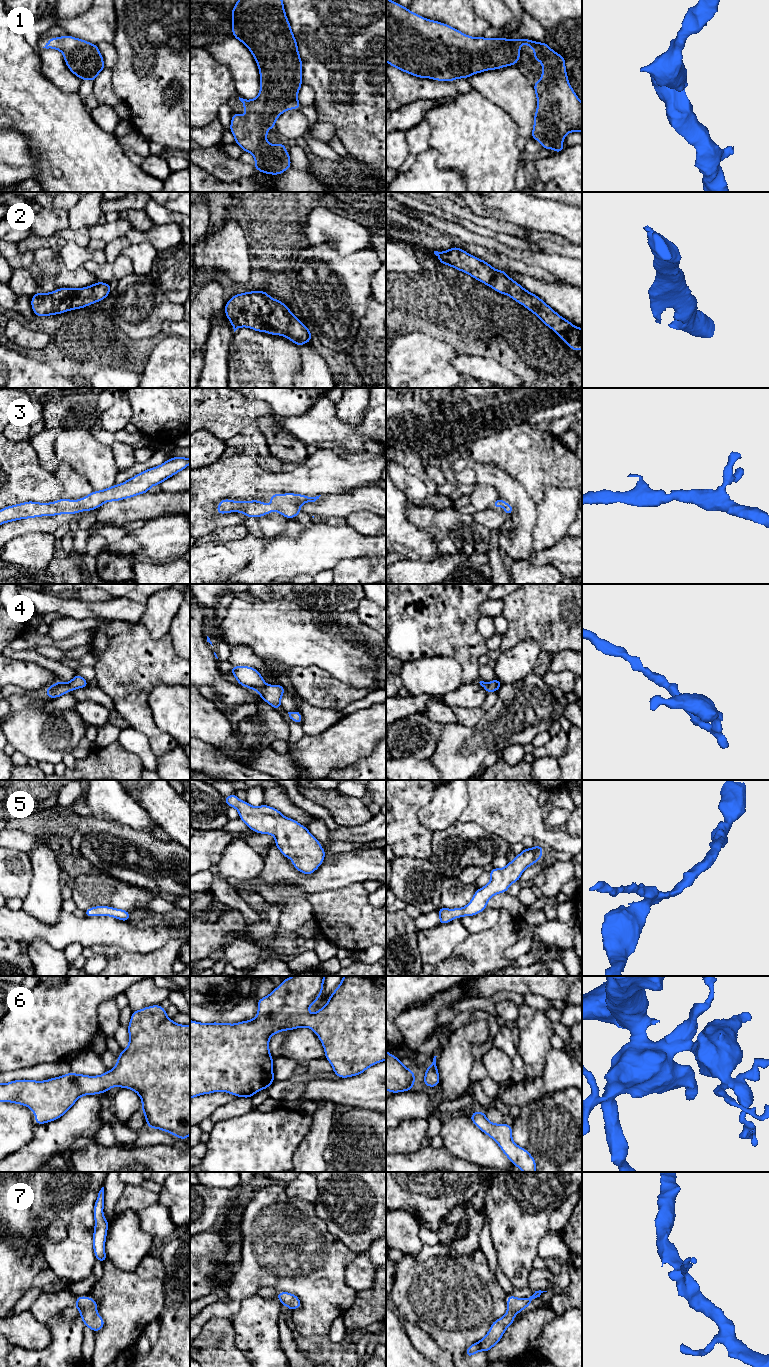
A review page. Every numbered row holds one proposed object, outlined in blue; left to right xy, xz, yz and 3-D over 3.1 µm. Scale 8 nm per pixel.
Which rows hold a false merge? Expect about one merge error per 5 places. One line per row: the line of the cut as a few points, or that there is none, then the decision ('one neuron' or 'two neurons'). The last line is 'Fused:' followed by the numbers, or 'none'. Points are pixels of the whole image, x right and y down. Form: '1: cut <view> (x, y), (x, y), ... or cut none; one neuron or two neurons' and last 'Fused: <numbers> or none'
1: cut none; one neuron
2: cut none; one neuron
3: cut none; one neuron
4: cut none; one neuron
5: cut none; one neuron
6: cut none; one neuron
7: cut none; one neuron
Fused: none

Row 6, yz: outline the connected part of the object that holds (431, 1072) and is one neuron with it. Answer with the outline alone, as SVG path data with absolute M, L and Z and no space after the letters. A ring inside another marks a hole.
M434 1056L432 1064L429 1065L425 1071L423 1080L425 1086L438 1087L438 1084L440 1082L438 1068L436 1065L436 1057L437 1056Z

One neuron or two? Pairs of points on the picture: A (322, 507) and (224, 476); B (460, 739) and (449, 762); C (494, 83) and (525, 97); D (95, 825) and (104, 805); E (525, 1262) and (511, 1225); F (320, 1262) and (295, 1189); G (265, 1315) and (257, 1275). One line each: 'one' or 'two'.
A: two
B: one
C: one
D: two
E: one
F: two
G: two

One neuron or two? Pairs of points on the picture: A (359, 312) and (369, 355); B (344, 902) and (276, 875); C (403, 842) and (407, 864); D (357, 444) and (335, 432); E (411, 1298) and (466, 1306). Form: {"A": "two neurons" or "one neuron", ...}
{"A": "two neurons", "B": "two neurons", "C": "two neurons", "D": "one neuron", "E": "one neuron"}

